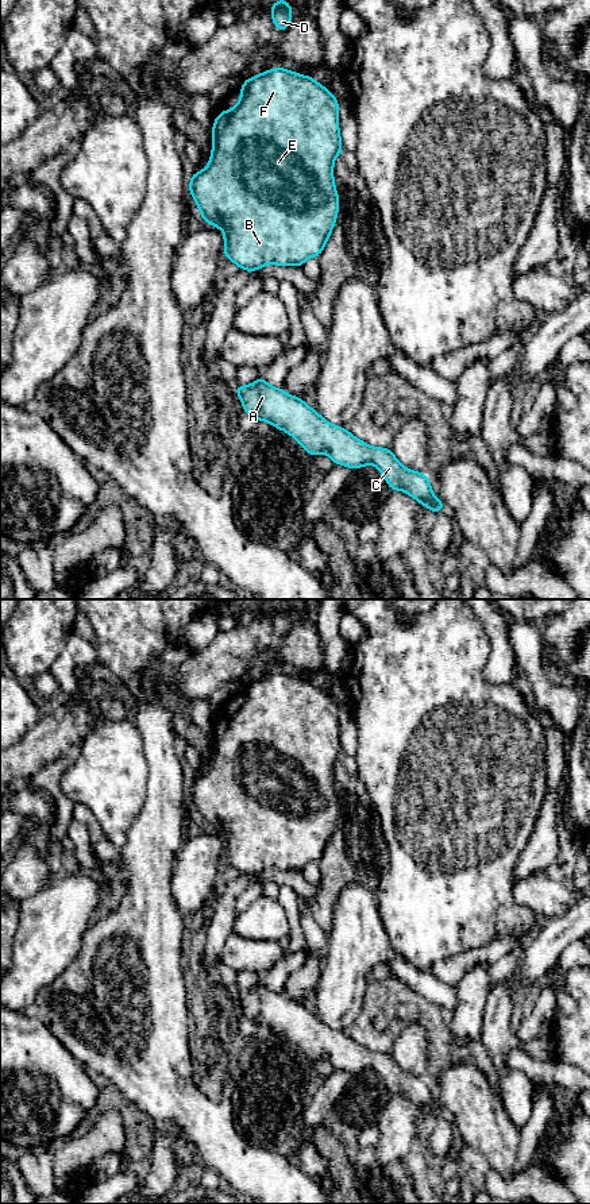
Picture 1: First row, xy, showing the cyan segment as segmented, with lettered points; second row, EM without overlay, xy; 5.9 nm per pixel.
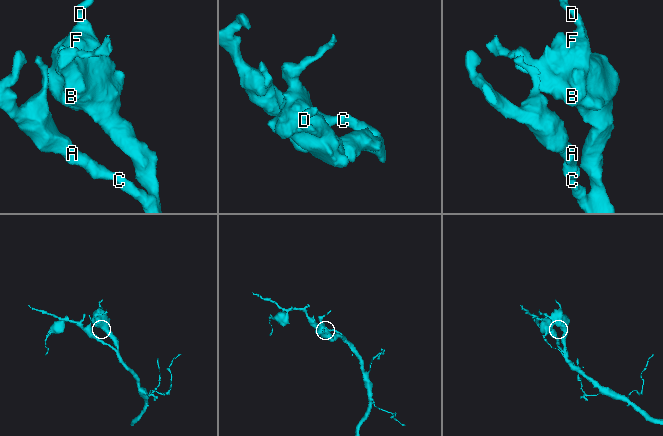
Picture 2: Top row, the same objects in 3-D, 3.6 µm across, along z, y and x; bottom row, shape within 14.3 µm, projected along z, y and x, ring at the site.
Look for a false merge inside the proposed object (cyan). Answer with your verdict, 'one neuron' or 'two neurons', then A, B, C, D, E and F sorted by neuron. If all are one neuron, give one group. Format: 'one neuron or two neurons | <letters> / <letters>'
one neuron | A B C D E F

